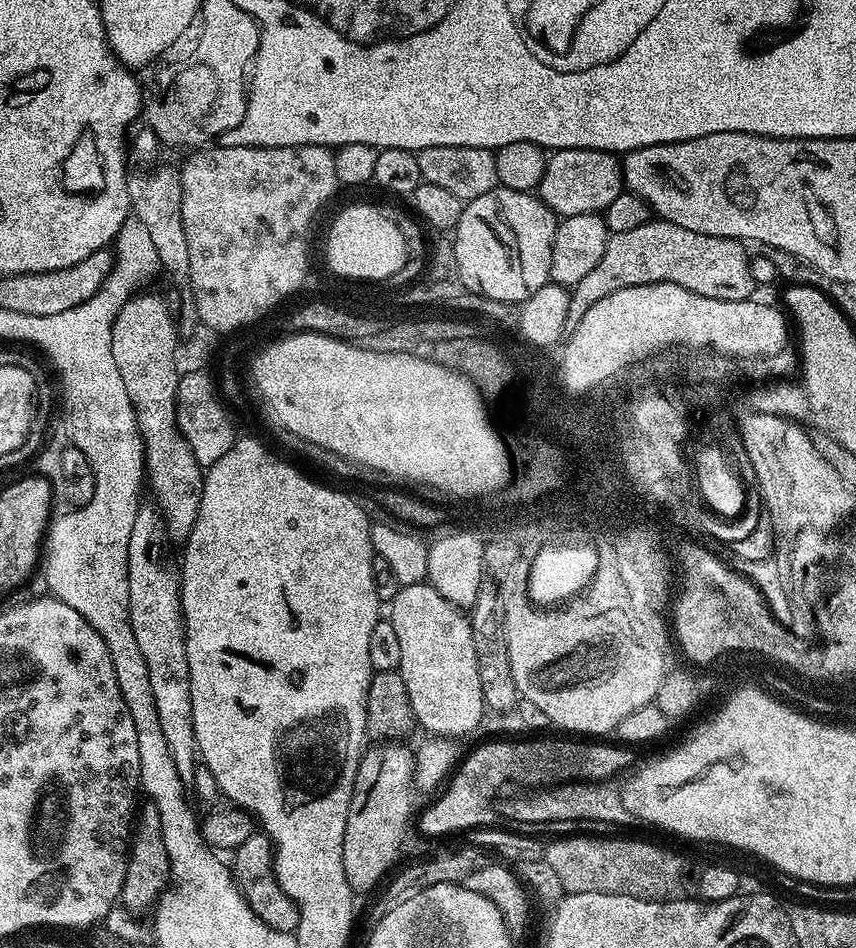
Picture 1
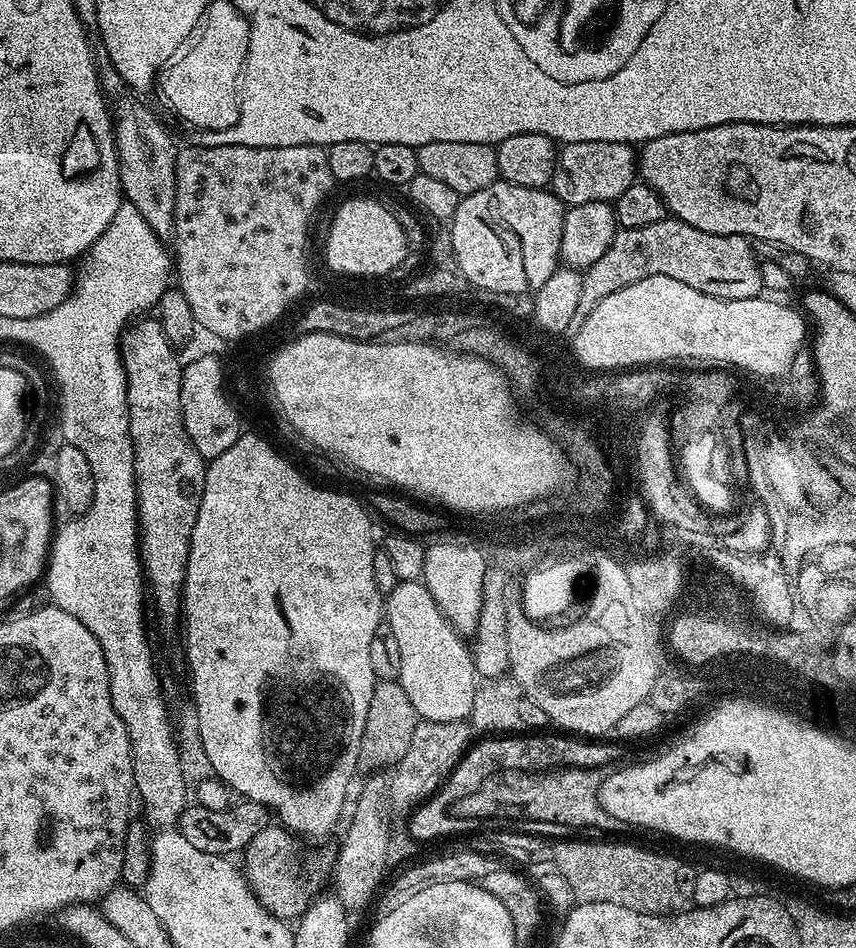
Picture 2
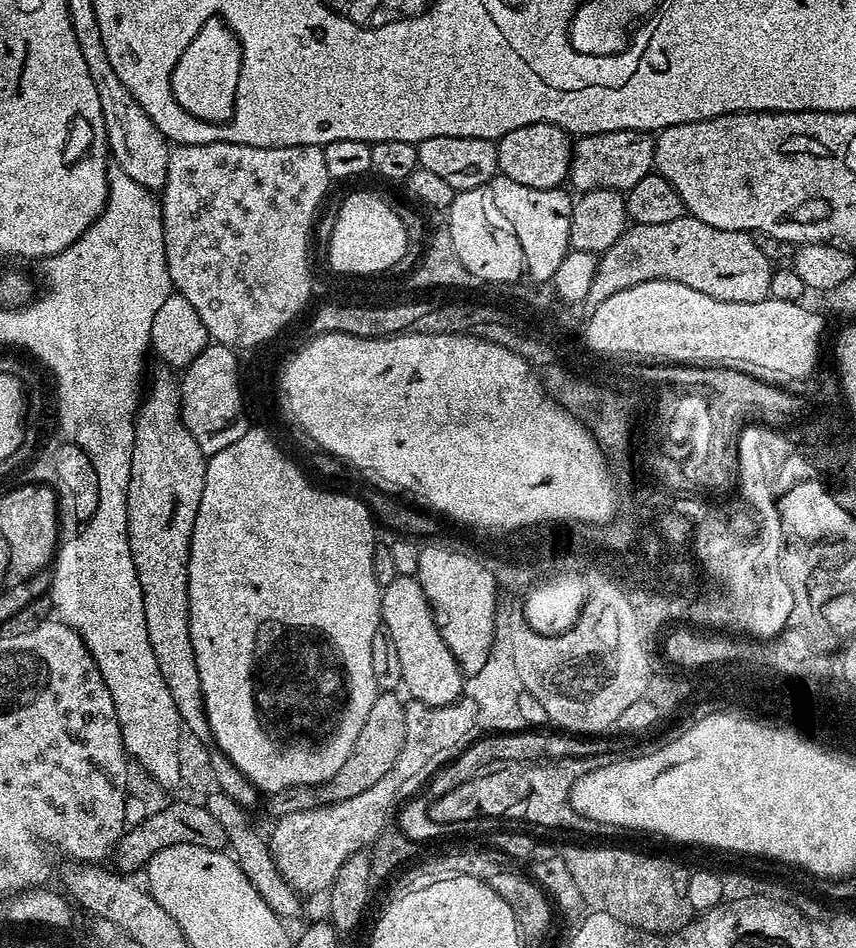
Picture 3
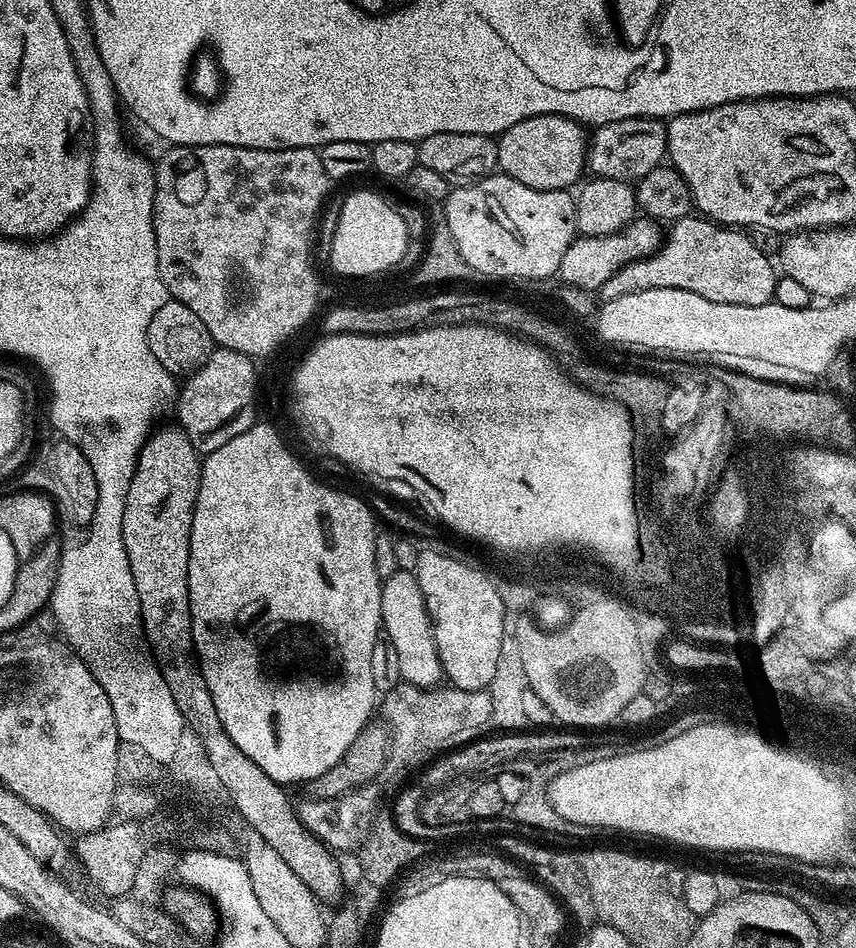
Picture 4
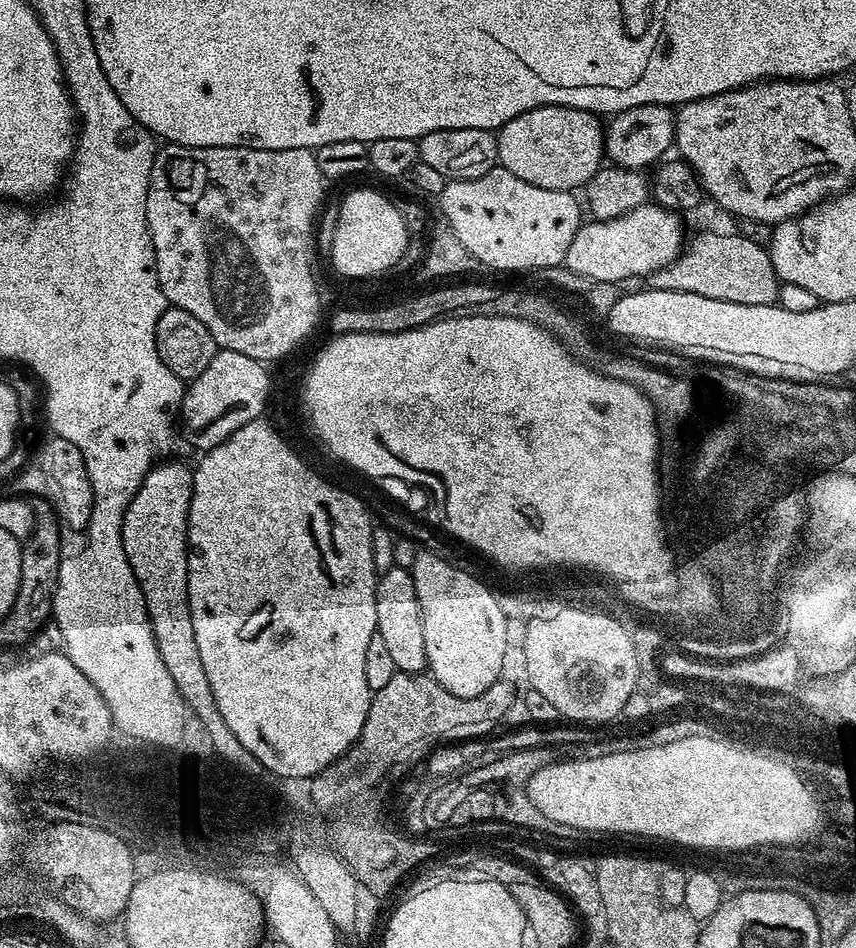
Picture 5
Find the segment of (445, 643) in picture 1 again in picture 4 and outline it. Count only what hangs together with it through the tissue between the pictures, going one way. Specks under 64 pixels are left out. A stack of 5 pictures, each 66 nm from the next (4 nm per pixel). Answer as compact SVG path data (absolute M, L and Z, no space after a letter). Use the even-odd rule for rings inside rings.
M396 571L383 577L380 593L382 610L380 623L383 635L398 653L398 670L401 681L414 687L435 689L444 676L444 667L438 658L438 646L432 633L432 619L428 617L428 607L424 604L422 590L416 581L415 572Z

